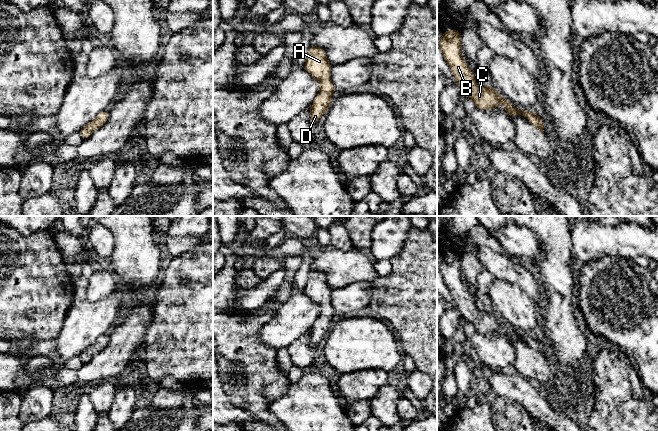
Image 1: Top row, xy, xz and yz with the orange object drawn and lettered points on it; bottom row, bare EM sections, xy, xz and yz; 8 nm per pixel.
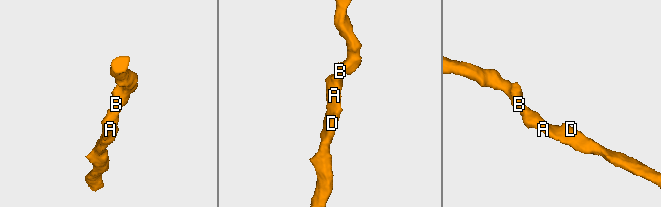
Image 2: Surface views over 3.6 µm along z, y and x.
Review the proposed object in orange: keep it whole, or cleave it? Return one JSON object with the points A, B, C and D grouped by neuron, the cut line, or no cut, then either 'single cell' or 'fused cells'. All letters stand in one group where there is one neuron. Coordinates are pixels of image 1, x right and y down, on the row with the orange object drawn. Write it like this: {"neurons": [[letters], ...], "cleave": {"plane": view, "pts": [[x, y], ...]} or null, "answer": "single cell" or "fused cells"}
{"neurons": [["A", "B", "C", "D"]], "cleave": null, "answer": "single cell"}

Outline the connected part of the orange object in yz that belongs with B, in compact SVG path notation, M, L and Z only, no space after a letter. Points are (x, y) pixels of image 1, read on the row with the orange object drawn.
M448 30L442 32L440 48L443 57L453 72L456 83L462 94L466 95L475 103L475 107L481 110L495 109L500 103L505 105L505 111L512 119L515 114L526 117L529 122L539 131L544 133L544 120L534 111L515 109L514 105L506 98L502 97L496 89L488 84L480 88L474 77L474 72L470 70L461 54L461 31Z

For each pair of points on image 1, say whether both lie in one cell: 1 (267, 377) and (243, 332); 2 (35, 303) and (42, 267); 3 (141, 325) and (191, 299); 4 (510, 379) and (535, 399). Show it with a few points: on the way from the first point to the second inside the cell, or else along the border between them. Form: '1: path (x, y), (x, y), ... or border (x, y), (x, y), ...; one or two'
1: path (256, 366), (243, 353), (243, 343); one
2: path (35, 294), (35, 281), (39, 276); one
3: border (151, 322), (143, 337); two
4: path (516, 385), (529, 398); one

